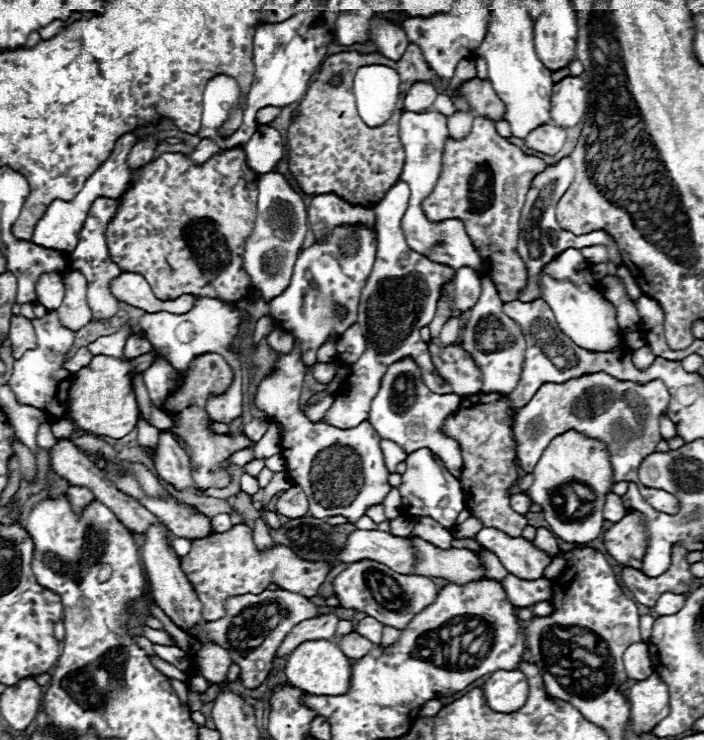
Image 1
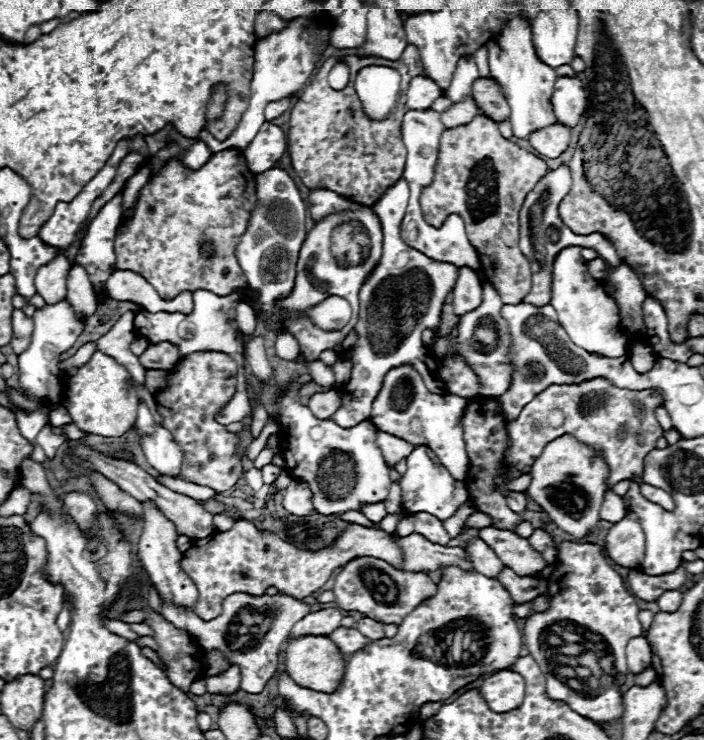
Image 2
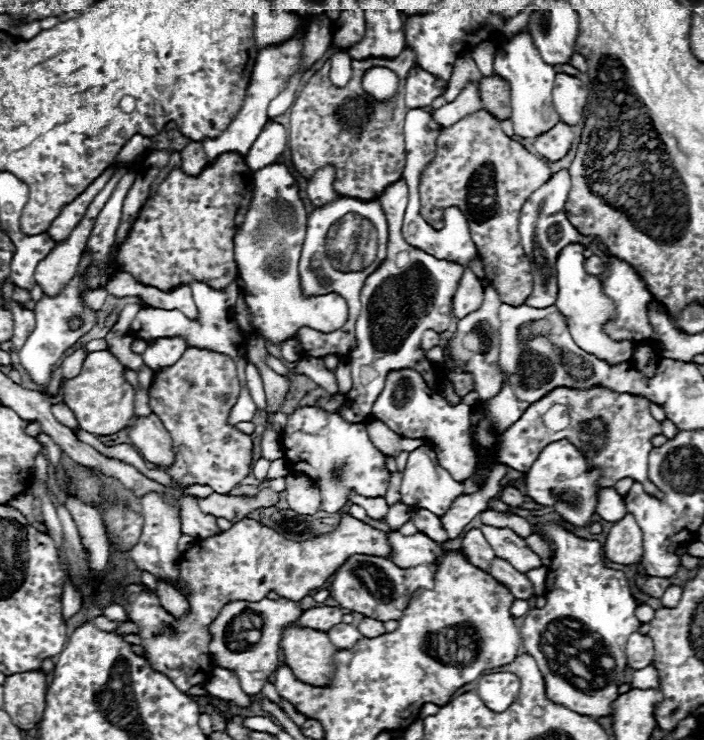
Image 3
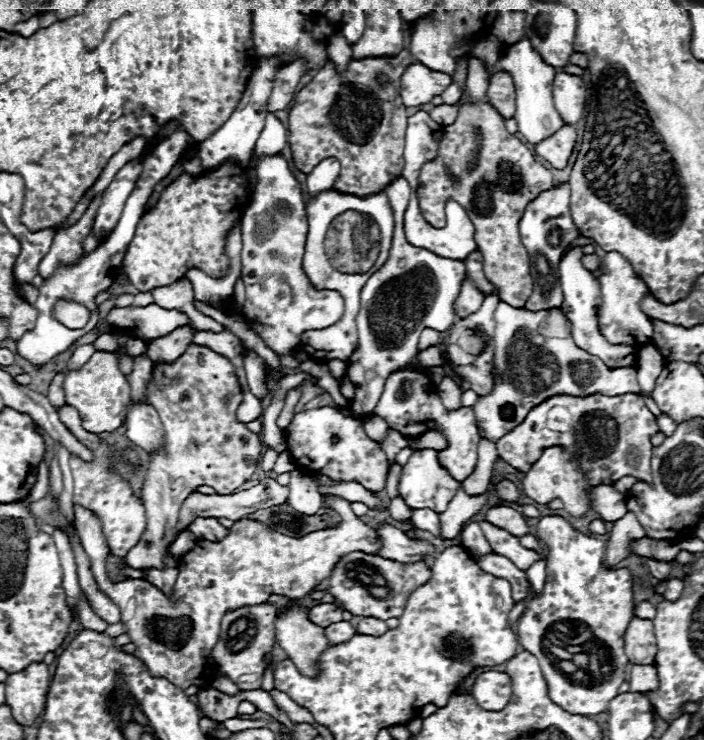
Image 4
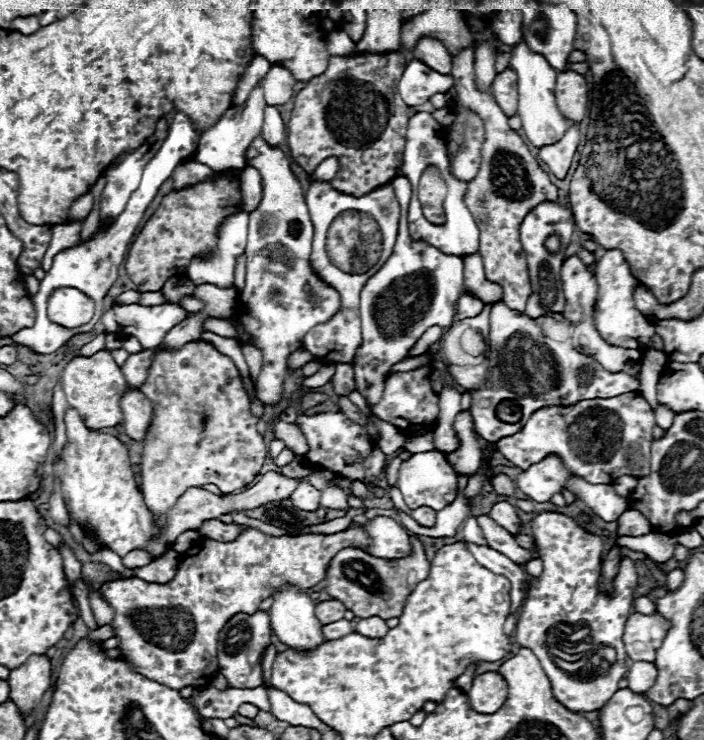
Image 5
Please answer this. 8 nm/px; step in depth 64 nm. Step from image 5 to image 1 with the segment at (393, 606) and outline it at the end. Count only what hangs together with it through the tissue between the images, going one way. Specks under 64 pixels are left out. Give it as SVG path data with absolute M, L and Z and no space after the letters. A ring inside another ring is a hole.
M360 560L350 564L344 572L340 572L334 580L334 592L340 598L344 608L354 608L360 612L366 612L368 616L376 618L378 622L392 626L396 630L406 628L406 624L422 612L422 608L428 608L434 604L438 590L436 584L426 576L404 576L394 570L390 570L384 564L372 562L372 560Z

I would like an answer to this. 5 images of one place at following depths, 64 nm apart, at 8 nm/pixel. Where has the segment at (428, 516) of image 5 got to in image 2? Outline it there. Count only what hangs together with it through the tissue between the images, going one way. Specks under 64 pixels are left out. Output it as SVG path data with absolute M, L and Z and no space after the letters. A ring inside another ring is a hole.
M426 512L414 514L414 532L426 536L426 540L430 540L430 542L434 542L434 544L446 546L446 544L450 542L450 536L448 536L448 532L444 530L442 522L440 522L438 518L426 514Z

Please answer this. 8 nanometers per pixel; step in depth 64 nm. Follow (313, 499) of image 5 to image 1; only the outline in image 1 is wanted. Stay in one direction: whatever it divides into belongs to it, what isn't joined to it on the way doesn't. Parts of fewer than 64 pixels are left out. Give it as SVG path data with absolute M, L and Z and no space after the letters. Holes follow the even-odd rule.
M292 486L284 490L276 500L276 512L286 518L302 518L308 514L308 502L302 488Z

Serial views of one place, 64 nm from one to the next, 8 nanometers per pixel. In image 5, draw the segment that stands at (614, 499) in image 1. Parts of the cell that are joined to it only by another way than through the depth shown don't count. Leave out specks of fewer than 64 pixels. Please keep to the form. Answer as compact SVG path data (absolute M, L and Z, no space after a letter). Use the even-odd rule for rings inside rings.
M572 478L570 490L606 522L616 522L628 510L628 498L618 496L612 484L588 484L582 478Z

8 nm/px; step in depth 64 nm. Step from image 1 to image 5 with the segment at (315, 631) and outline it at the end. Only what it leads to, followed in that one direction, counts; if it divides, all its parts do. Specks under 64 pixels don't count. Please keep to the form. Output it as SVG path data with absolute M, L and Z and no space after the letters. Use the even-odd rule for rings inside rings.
M340 600L320 602L320 604L316 604L316 610L314 610L320 624L330 624L330 620L342 620L344 612L346 612L346 608L344 608L344 604Z

